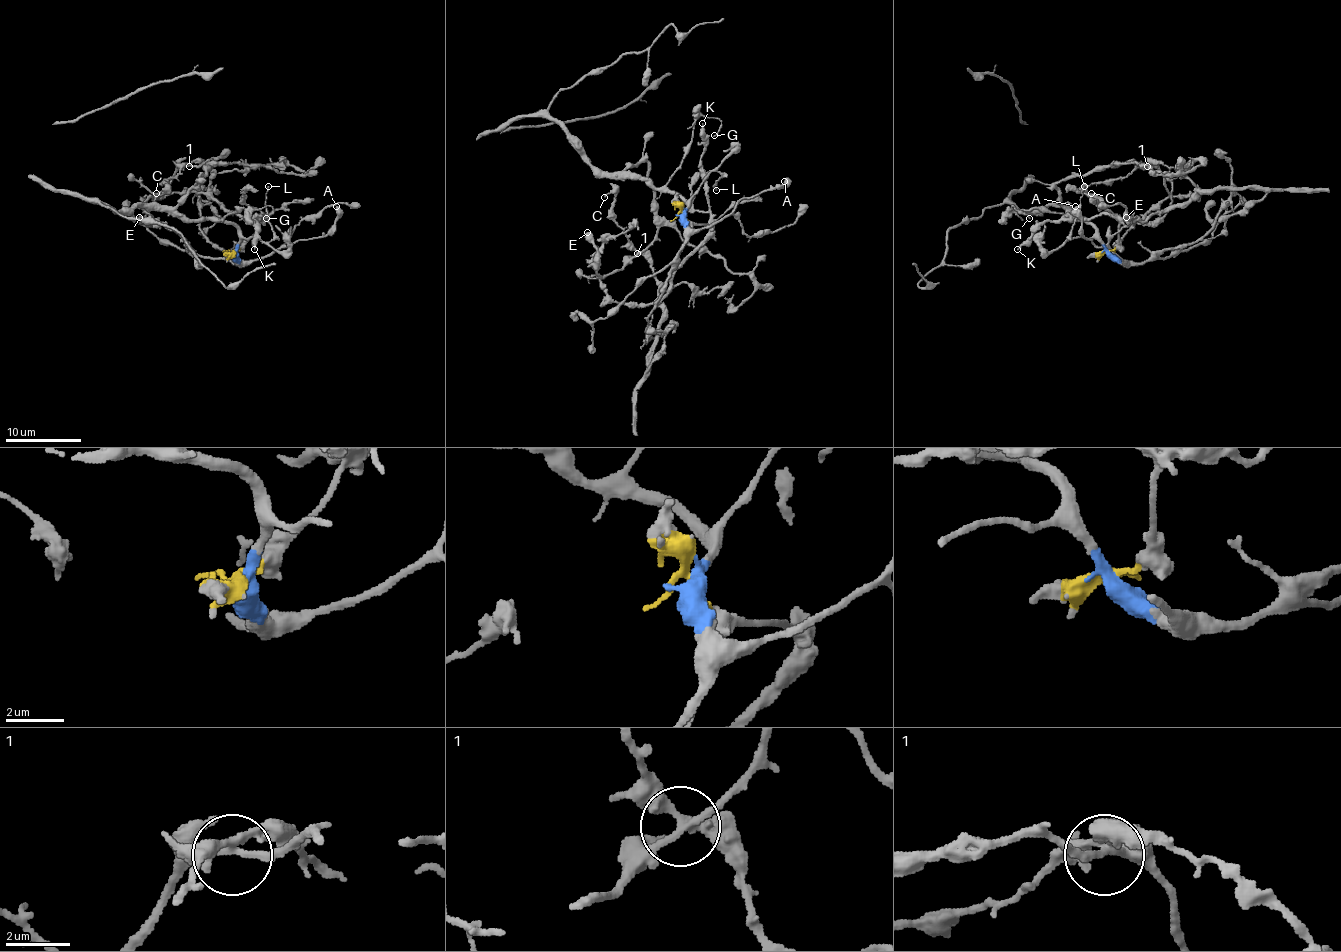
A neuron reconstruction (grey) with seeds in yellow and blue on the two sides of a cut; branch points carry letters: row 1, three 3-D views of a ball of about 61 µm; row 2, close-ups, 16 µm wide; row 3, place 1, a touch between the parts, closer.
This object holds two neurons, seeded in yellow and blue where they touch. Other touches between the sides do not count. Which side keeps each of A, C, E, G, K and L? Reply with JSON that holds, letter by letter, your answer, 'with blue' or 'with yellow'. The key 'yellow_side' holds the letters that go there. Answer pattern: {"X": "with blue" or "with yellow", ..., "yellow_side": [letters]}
{"A": "with blue", "C": "with yellow", "E": "with blue", "G": "with blue", "K": "with yellow", "L": "with blue", "yellow_side": ["C", "K"]}

